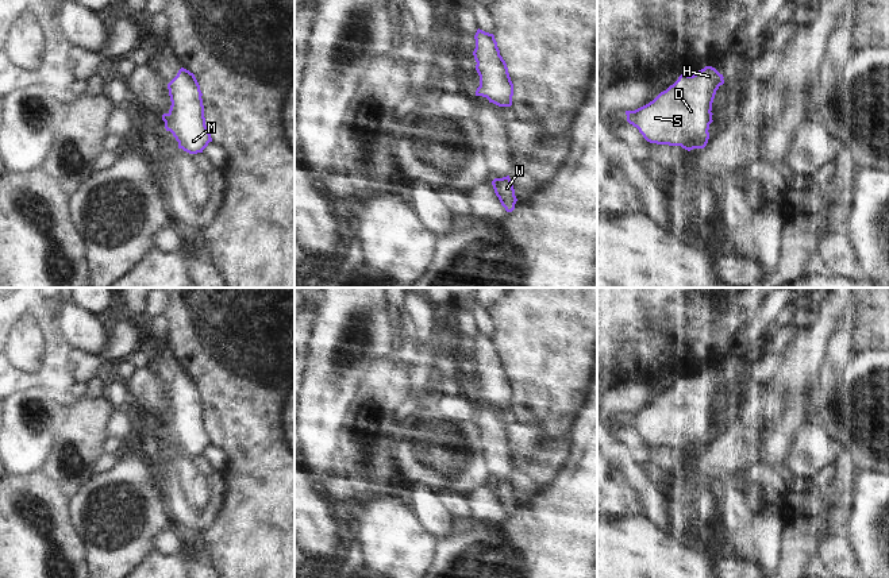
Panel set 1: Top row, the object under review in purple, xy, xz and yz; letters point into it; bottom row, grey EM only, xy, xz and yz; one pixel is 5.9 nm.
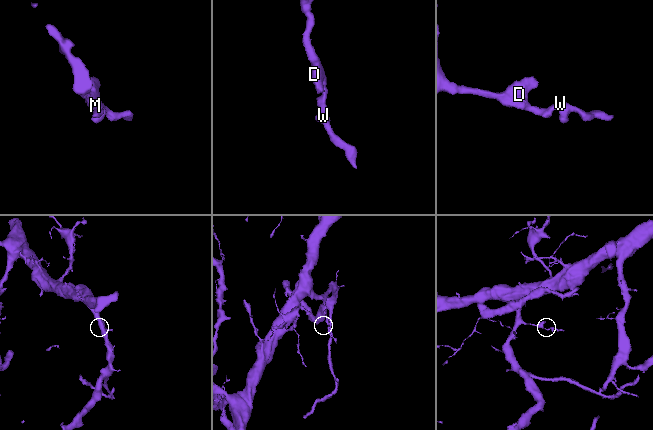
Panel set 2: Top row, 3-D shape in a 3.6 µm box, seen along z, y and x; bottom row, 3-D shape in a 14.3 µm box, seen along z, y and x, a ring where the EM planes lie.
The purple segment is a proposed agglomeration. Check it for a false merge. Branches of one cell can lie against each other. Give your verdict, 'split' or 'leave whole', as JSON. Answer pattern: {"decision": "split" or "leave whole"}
{"decision": "leave whole"}

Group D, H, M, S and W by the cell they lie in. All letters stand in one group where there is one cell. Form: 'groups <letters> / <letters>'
groups D H M S W

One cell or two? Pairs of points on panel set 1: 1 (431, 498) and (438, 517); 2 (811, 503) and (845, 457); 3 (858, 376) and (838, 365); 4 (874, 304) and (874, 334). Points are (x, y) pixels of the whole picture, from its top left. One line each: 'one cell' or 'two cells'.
1: one cell
2: one cell
3: two cells
4: one cell

